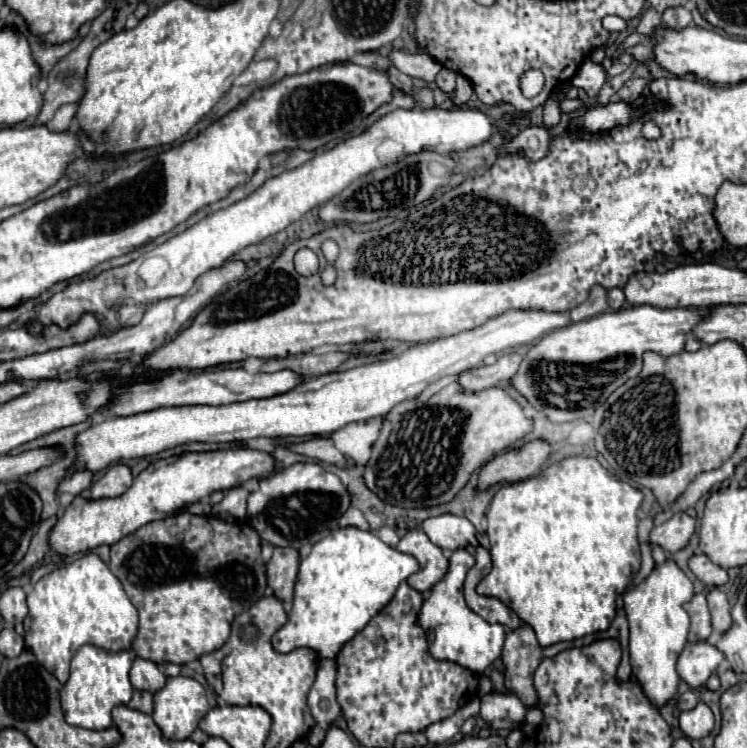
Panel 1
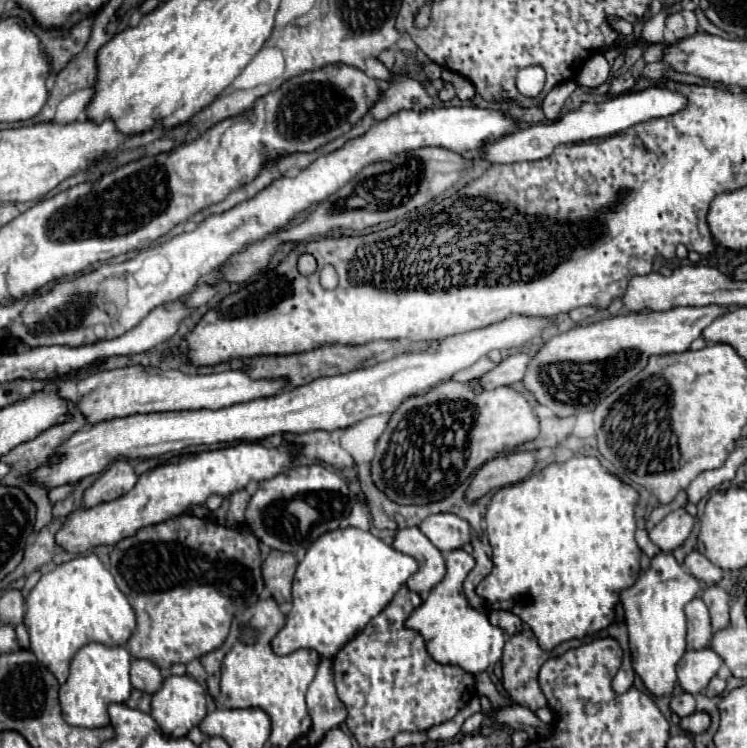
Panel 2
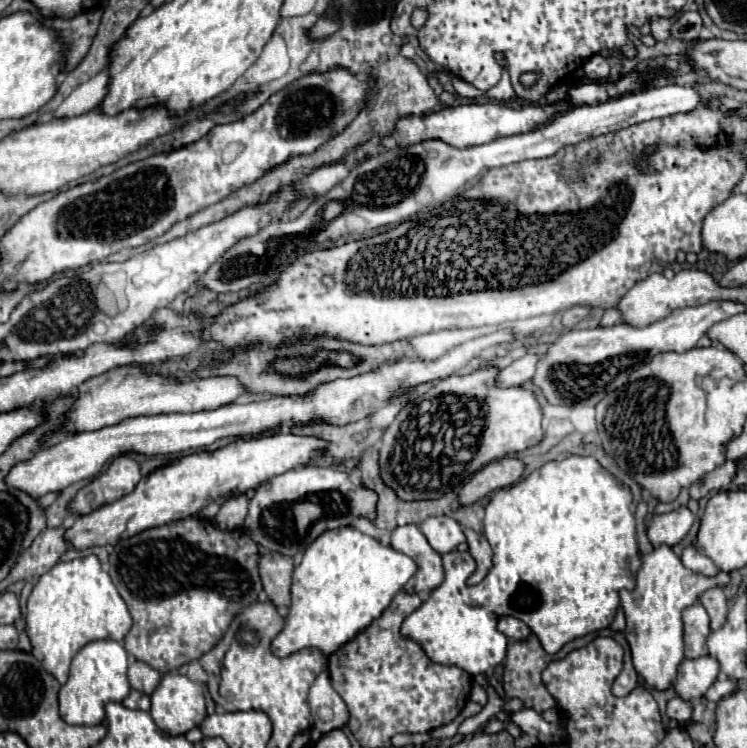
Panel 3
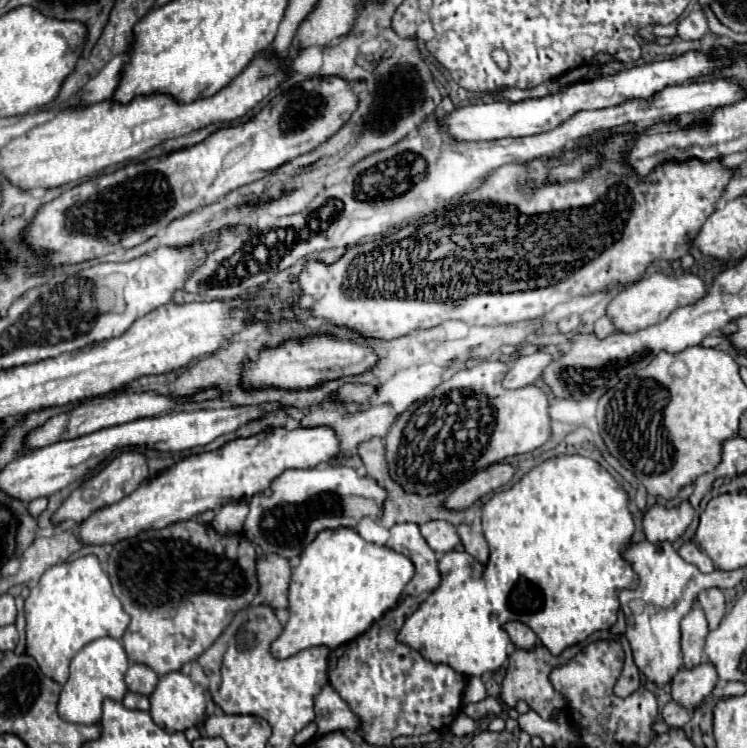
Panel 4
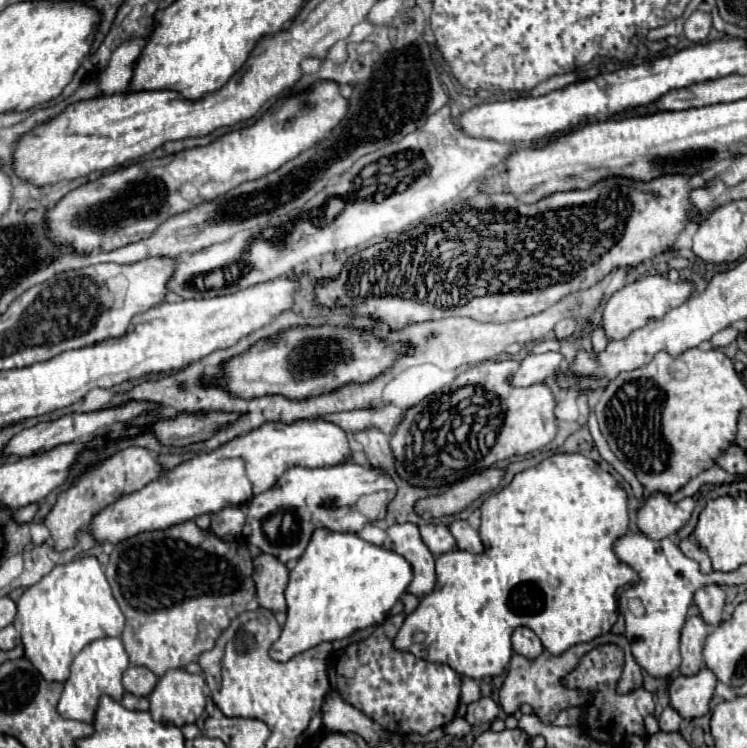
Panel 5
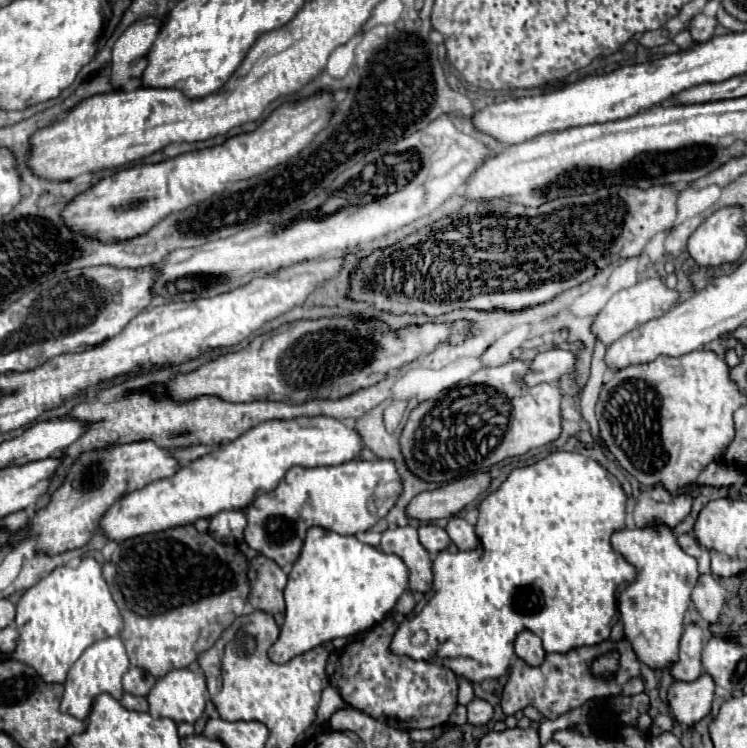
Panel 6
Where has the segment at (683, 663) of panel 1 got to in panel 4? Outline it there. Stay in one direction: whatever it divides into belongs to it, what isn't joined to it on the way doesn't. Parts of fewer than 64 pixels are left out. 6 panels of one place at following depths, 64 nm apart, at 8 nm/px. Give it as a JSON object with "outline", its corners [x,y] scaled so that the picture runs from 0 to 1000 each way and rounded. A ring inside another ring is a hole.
{"outline":[[[948,885],[934,888],[926,896],[910,893],[910,898],[900,906],[900,936],[921,949],[934,947],[953,928],[959,912],[959,896]]]}

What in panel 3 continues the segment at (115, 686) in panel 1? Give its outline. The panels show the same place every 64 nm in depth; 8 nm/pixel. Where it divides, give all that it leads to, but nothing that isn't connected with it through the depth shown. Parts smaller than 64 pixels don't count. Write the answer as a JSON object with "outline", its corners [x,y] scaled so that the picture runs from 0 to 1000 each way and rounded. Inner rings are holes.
{"outline":[[[126,856],[115,861],[99,880],[94,890],[91,912],[80,920],[80,957],[88,968],[112,968],[126,971],[139,963],[142,939],[163,939],[174,914],[169,906],[171,874],[166,864],[155,856]]]}

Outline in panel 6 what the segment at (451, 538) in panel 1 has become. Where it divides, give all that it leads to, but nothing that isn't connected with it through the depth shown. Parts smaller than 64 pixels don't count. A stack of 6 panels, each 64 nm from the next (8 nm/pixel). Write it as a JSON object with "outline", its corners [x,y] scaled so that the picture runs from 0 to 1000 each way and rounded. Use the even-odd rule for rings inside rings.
{"outline":[[[565,701],[560,706],[560,714],[562,714],[562,727],[576,741],[586,741],[586,738],[597,735],[602,727],[602,717],[597,714],[597,709],[584,703],[584,701]]]}

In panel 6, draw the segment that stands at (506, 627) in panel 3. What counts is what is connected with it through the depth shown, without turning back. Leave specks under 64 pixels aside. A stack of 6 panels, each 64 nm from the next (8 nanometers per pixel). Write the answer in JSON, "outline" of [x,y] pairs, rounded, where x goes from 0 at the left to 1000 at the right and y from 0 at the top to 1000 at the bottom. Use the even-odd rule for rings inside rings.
{"outline":[[[707,842],[696,845],[688,864],[691,864],[691,877],[699,880],[707,890],[718,890],[718,888],[728,885],[731,874],[726,869],[726,856],[718,848],[712,848]]]}

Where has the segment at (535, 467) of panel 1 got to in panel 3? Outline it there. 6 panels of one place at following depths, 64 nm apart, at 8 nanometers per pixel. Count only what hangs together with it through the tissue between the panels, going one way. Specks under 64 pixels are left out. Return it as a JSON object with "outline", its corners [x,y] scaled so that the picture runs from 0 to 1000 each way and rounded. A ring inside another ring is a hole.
{"outline":[[[688,612],[664,615],[648,623],[645,628],[640,628],[629,639],[629,644],[618,650],[618,655],[613,658],[613,671],[618,676],[629,676],[643,666],[653,663],[656,658],[688,647],[699,636],[699,628],[701,628],[701,620],[696,615],[688,615]]]}

